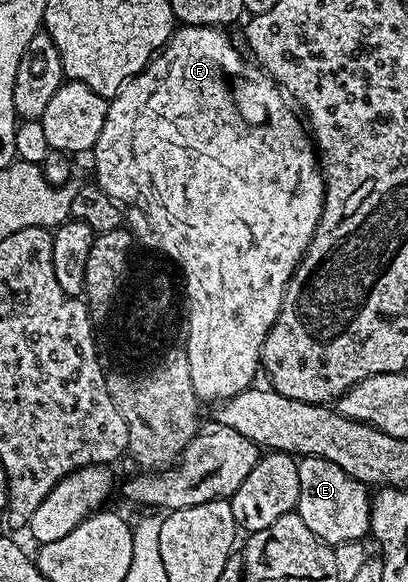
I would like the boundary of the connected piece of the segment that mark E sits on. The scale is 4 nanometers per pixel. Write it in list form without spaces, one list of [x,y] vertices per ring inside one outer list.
[[[302,456],[297,460],[297,473],[299,474],[299,498],[295,511],[303,523],[311,529],[325,544],[336,546],[353,541],[364,541],[370,535],[369,530],[369,506],[371,492],[366,485],[359,483],[351,474],[339,470],[335,462],[327,462],[327,458],[315,458],[314,456]]]

